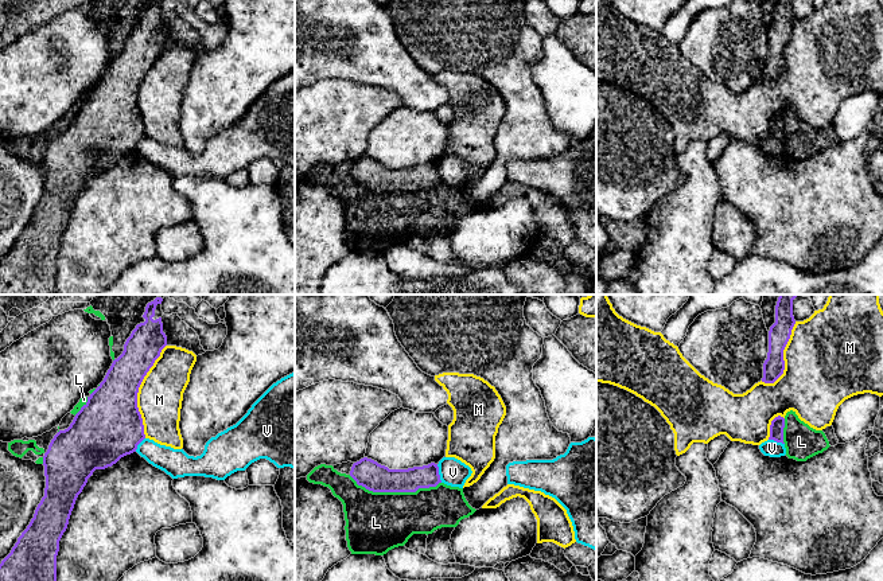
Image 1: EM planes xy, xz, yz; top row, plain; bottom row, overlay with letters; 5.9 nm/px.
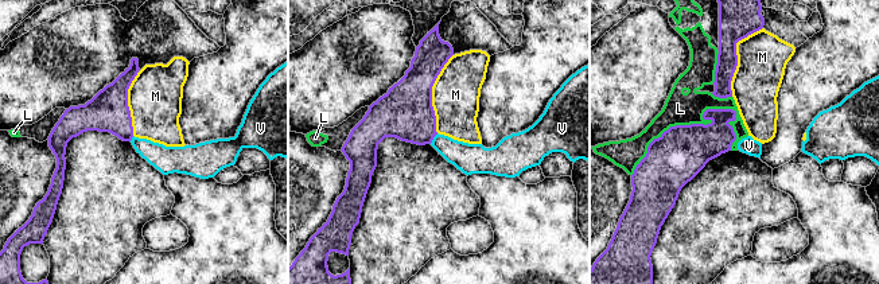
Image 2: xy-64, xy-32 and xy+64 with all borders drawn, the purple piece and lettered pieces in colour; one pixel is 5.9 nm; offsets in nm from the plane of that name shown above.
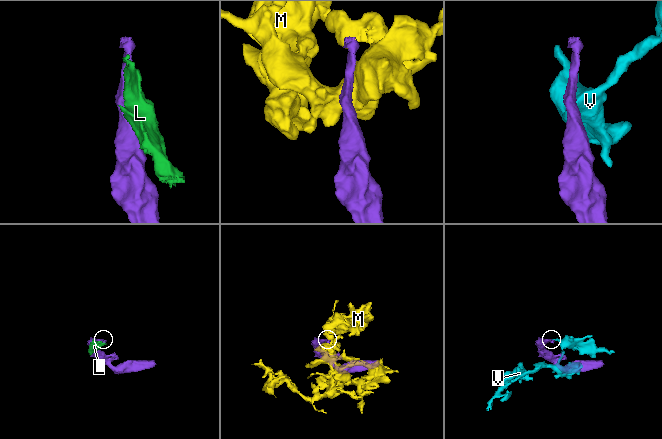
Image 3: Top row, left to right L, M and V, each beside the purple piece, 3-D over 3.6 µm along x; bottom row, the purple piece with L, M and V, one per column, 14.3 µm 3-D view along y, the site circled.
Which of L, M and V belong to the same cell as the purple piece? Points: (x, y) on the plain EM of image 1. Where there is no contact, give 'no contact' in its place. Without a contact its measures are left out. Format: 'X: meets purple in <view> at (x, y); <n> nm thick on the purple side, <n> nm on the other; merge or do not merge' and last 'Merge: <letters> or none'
L: meets purple in xz at (395, 190); 170 nm thick on the purple side, 360 nm on the other; do not merge
M: meets purple in xy at (137, 90); 380 nm thick on the purple side, 280 nm on the other; do not merge
V: meets purple in xz at (438, 172); 140 nm thick on the purple side, 160 nm on the other; do not merge
Merge: none

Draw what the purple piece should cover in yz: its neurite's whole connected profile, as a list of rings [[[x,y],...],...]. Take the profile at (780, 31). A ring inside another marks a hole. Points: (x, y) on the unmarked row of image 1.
[[[777,0],[775,22],[769,30],[769,51],[763,62],[762,81],[774,82],[783,73],[783,48],[790,38],[794,23],[793,0]]]

